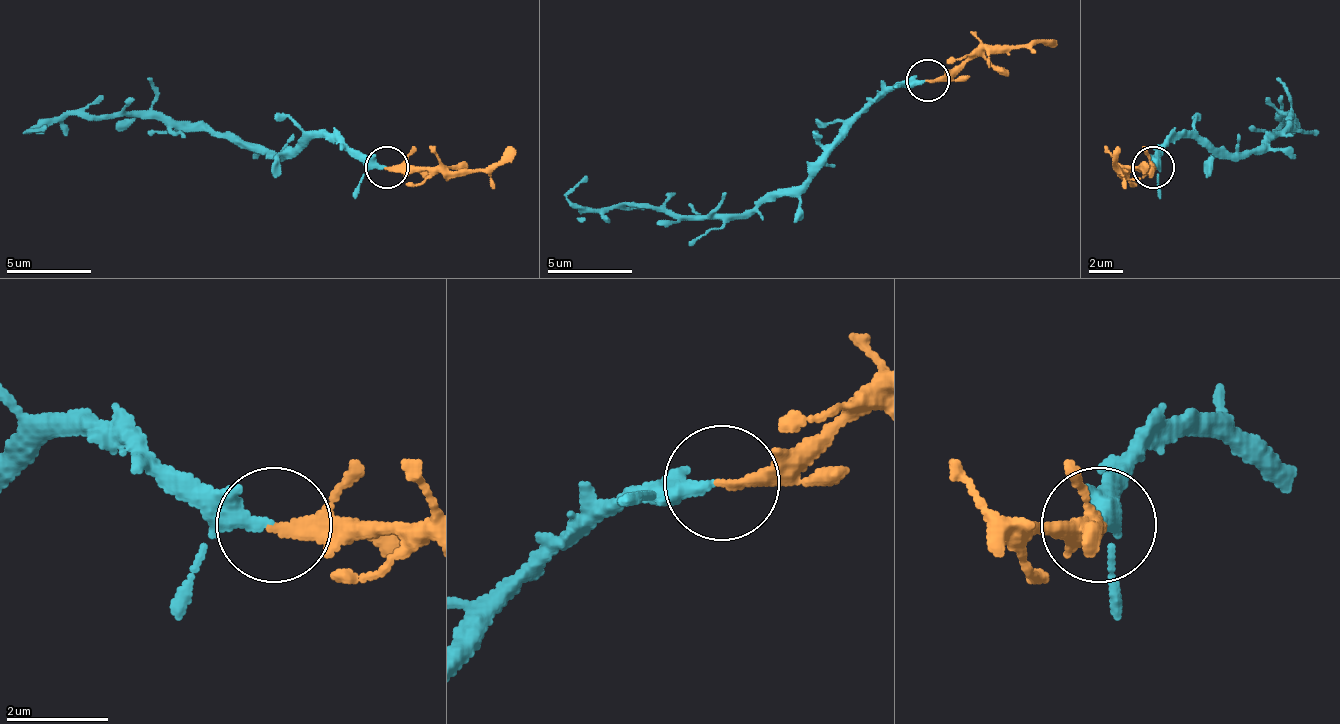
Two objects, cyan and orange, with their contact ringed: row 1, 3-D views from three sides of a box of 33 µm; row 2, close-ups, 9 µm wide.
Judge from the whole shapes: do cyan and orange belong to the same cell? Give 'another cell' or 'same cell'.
same cell

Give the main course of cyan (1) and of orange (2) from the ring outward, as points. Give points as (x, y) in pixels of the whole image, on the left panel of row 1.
1: (388, 168), (354, 160), (328, 139), (261, 151), (197, 126), (83, 113), (45, 117), (28, 130), (45, 126)
2: (388, 168), (476, 172), (498, 164), (515, 147)

